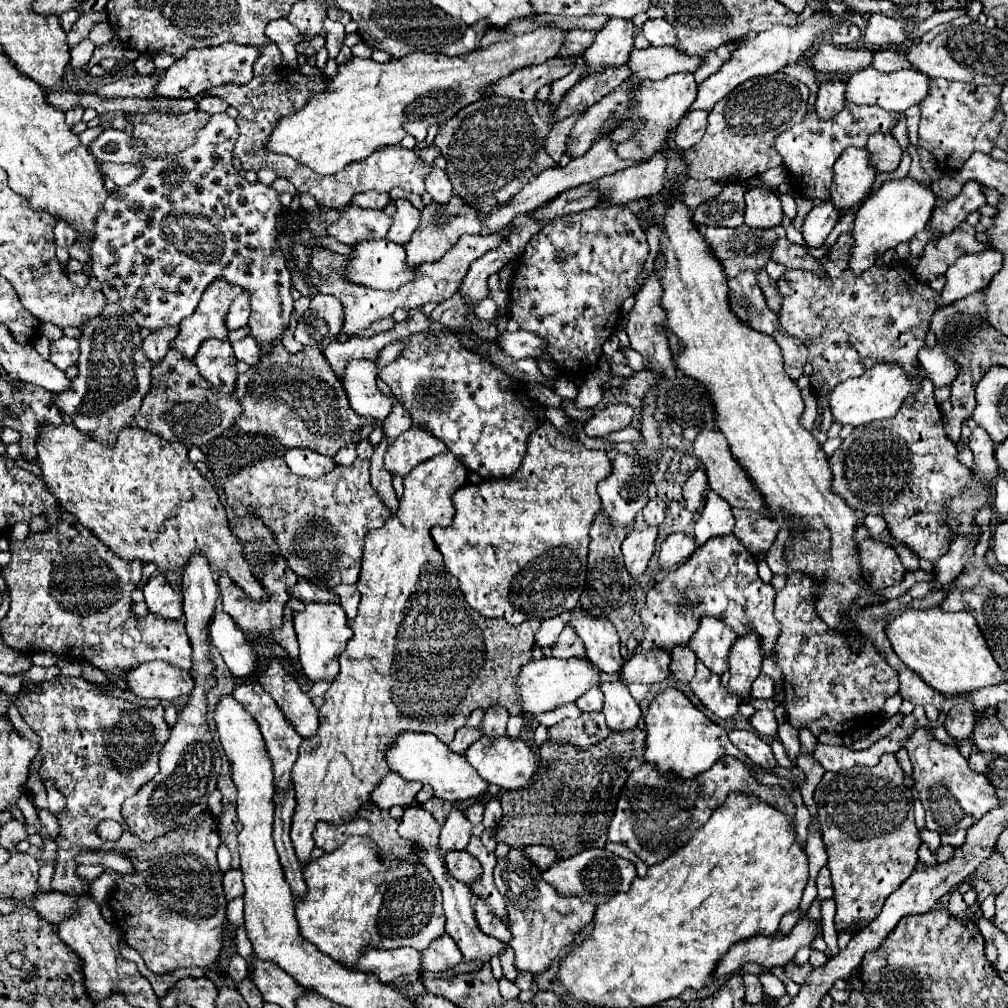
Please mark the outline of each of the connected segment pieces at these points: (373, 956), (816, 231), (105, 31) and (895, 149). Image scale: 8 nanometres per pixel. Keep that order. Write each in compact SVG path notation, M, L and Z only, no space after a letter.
M399 947L391 951L369 949L361 955L355 969L373 973L383 983L391 983L399 975L421 971L421 951L409 947Z
M825 201L825 203L813 207L803 221L805 245L809 249L823 247L823 241L833 231L837 219L839 219L839 209L831 201Z
M107 21L95 23L93 29L91 29L91 33L89 33L89 39L91 39L93 43L97 43L97 45L111 41L111 39L113 39L113 29L111 29L111 25L109 25Z
M877 133L869 137L867 151L871 155L871 165L877 173L891 173L901 161L901 147L891 133Z

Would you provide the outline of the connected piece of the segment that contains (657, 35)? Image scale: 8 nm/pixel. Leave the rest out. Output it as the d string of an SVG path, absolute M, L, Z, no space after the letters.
M649 19L649 21L641 27L641 33L645 35L645 39L647 39L653 47L677 45L675 29L673 29L665 19Z

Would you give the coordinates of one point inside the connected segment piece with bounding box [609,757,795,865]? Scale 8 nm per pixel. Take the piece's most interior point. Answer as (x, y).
(653, 824)

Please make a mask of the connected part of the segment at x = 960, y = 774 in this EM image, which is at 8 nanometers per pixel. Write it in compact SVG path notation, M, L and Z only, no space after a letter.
M917 729L905 743L913 765L913 781L919 799L927 813L927 829L937 833L955 833L959 829L971 829L985 813L999 803L995 787L985 775L969 769L967 759L957 747L947 747L931 735L931 729Z

